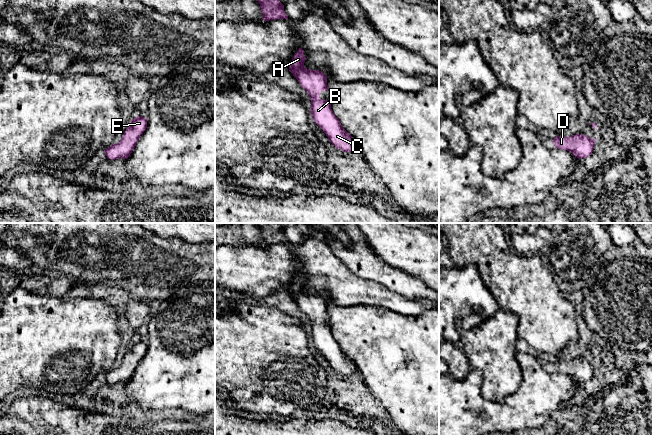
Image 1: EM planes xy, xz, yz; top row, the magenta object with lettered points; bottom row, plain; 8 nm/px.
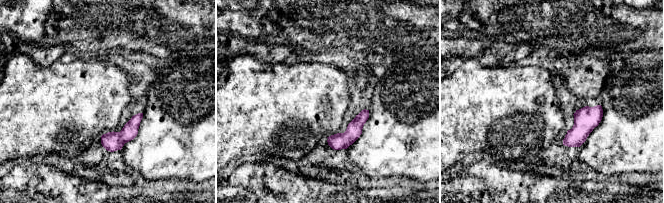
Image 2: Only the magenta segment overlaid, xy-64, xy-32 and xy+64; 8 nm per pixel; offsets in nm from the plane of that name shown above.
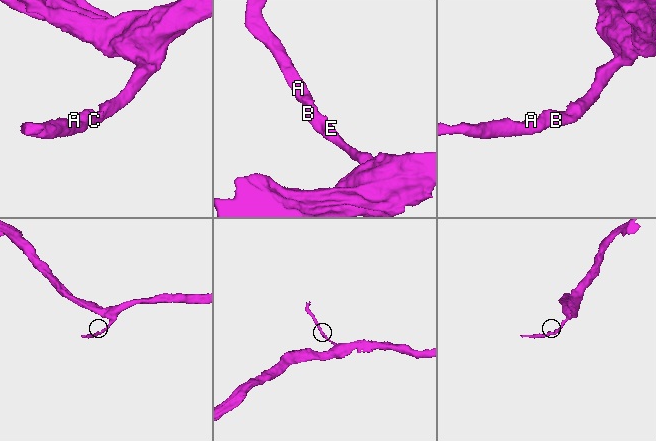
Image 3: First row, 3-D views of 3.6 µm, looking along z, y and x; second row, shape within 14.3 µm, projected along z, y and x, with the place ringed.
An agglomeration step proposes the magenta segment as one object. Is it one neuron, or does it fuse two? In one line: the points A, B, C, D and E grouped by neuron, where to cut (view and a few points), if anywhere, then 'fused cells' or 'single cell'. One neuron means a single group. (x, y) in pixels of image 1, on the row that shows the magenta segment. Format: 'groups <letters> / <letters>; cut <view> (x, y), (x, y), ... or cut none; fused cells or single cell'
groups A B C D E; cut none; single cell

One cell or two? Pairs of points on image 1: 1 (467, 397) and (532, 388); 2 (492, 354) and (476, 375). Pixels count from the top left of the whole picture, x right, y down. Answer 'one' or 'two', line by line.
1: one
2: two

